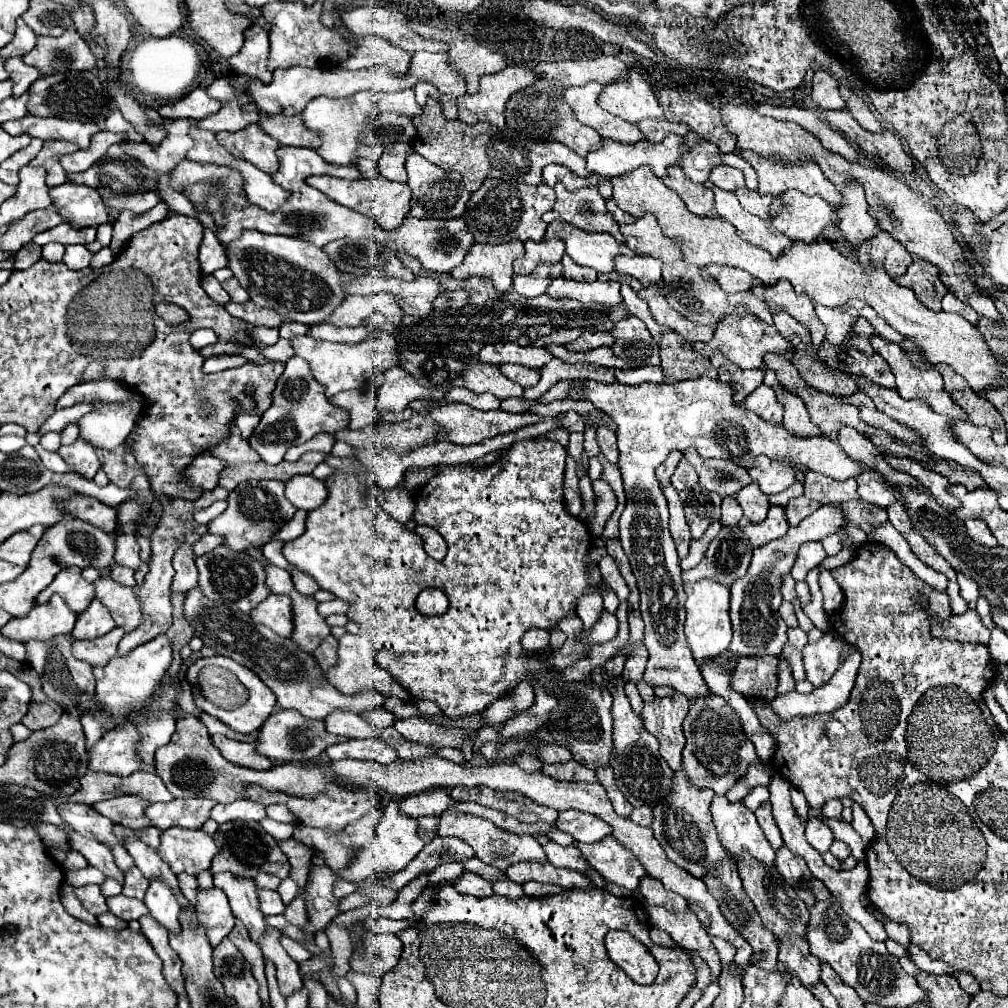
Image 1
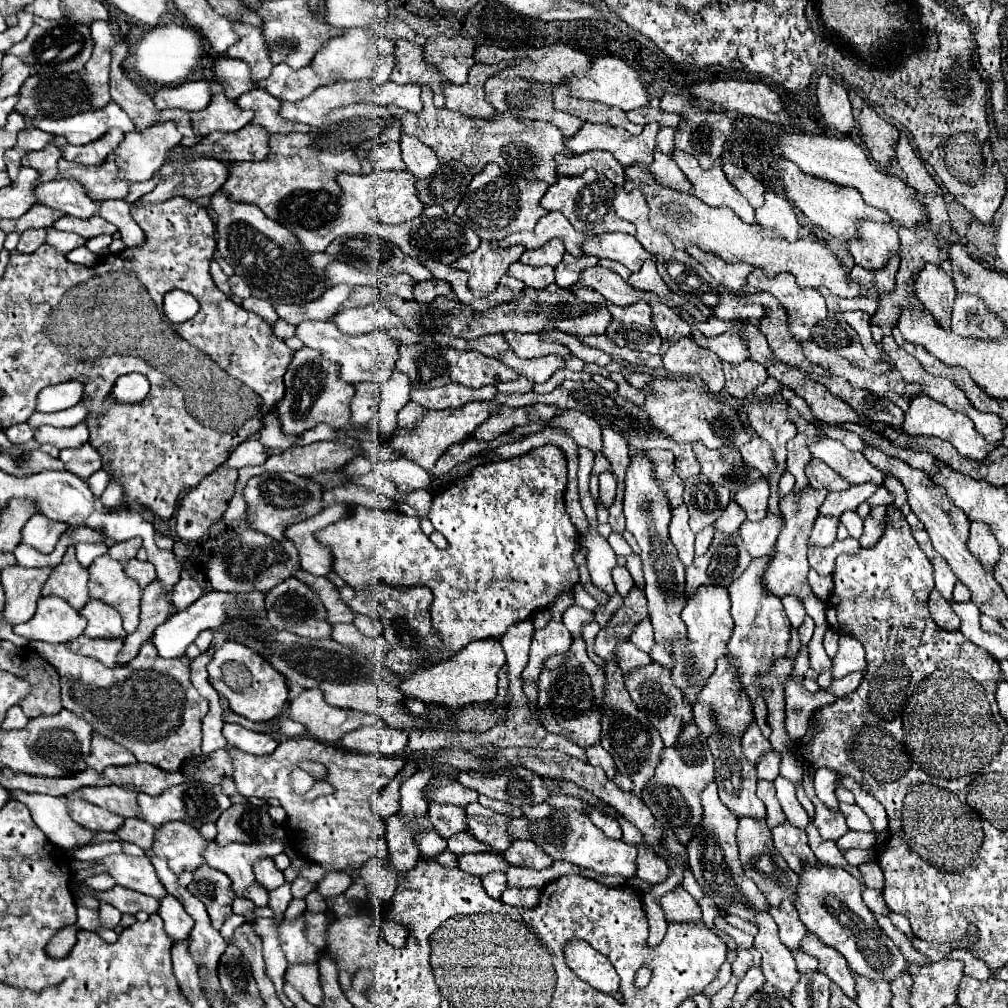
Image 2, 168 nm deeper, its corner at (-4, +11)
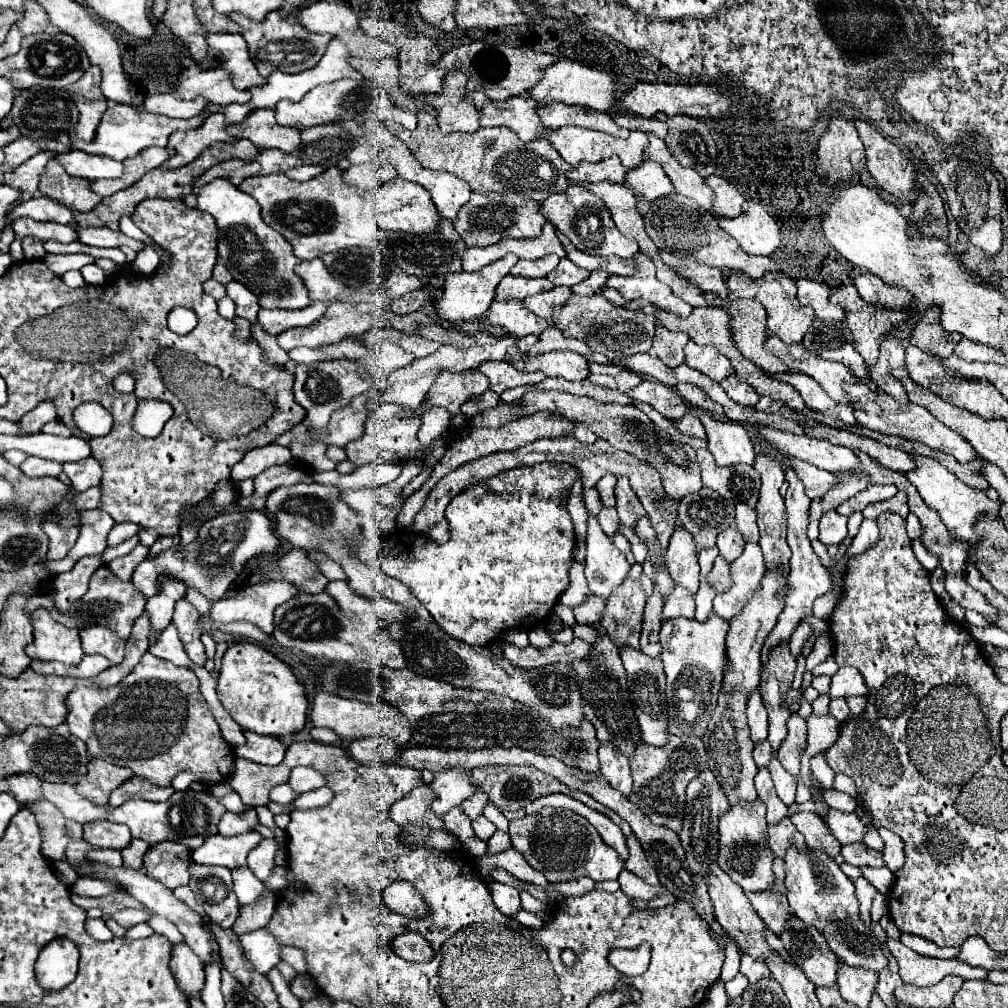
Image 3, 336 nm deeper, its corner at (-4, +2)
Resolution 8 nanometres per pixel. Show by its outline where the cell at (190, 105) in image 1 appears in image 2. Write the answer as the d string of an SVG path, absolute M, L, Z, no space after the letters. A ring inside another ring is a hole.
M206 80L200 82L184 82L174 88L160 88L154 96L158 110L164 108L182 108L182 110L202 110L210 102L210 86Z

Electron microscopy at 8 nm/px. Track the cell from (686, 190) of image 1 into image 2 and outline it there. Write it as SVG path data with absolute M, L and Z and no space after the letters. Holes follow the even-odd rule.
M660 150L654 152L654 162L648 166L648 170L652 170L652 174L656 176L656 180L662 186L670 186L670 188L674 188L678 192L686 192L686 194L694 192L694 186L682 174L682 170L678 168L678 164L670 156L662 154Z

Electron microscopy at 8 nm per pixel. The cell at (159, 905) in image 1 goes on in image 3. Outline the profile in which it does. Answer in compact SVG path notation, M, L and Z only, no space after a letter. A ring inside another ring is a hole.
M186 943L172 945L170 969L174 973L178 989L186 995L186 999L200 999L204 985L204 967L198 955L194 955L194 951L190 951Z

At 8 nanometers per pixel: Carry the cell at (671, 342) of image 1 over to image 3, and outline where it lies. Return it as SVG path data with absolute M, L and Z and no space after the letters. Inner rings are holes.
M678 383L678 385L676 385L676 391L678 391L690 405L694 405L694 407L698 407L698 409L704 409L704 411L716 415L716 417L724 417L722 405L714 403L712 399L708 399L708 395L702 393L700 387L690 385L690 383Z

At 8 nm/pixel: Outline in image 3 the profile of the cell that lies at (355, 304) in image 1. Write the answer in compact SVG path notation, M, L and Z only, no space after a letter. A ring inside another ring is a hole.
M314 301L312 305L298 309L298 311L284 311L284 309L260 309L258 311L258 323L262 325L262 329L270 335L280 335L282 331L290 329L290 327L306 327L314 321L318 321L324 311L326 311L328 303L322 301Z

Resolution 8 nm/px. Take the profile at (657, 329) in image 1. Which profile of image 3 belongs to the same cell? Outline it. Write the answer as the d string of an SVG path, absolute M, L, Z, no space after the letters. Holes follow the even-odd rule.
M658 323L652 341L652 353L656 353L656 357L662 359L668 367L678 367L684 363L684 347L688 341L690 339L686 333L672 333Z

